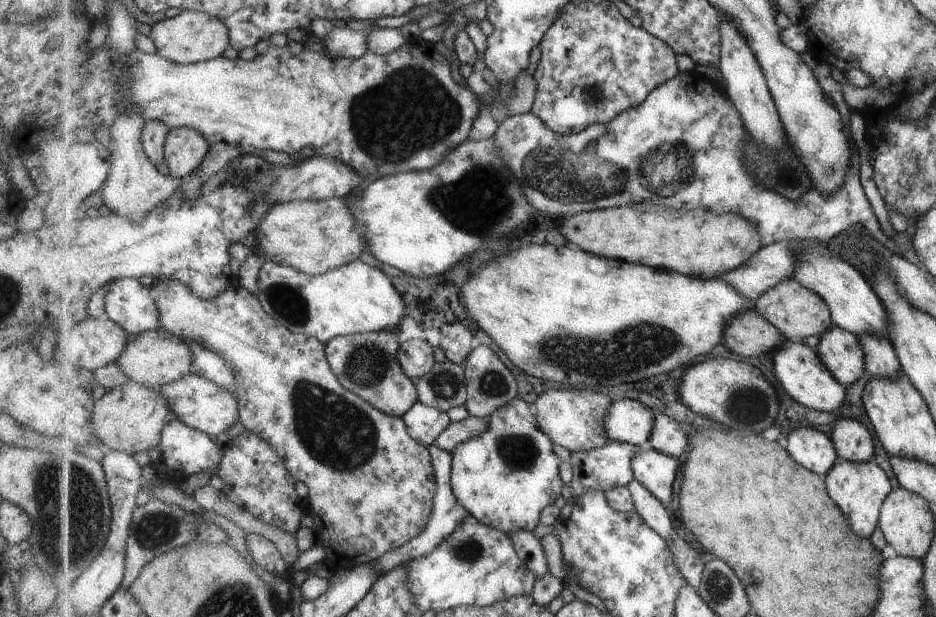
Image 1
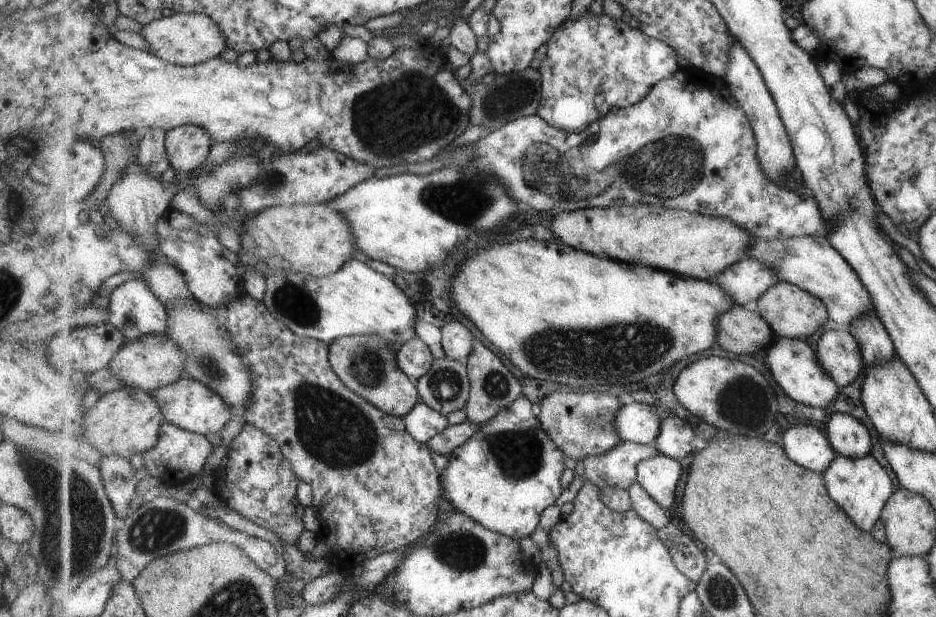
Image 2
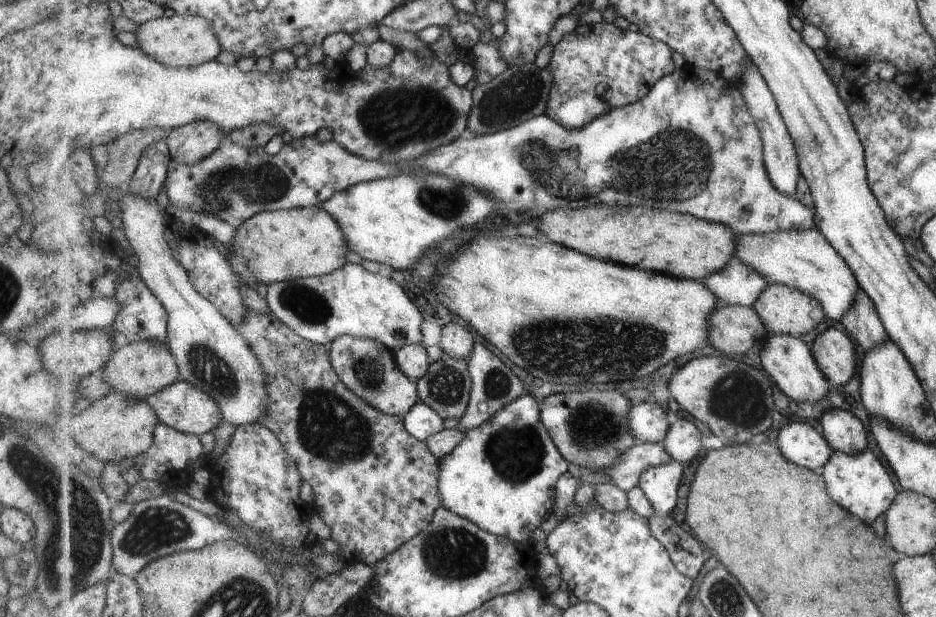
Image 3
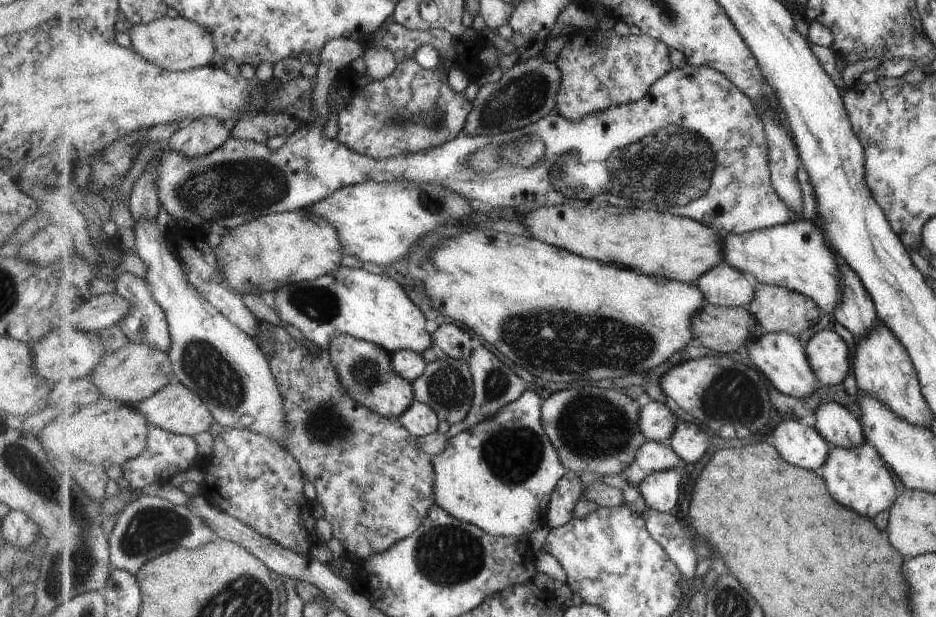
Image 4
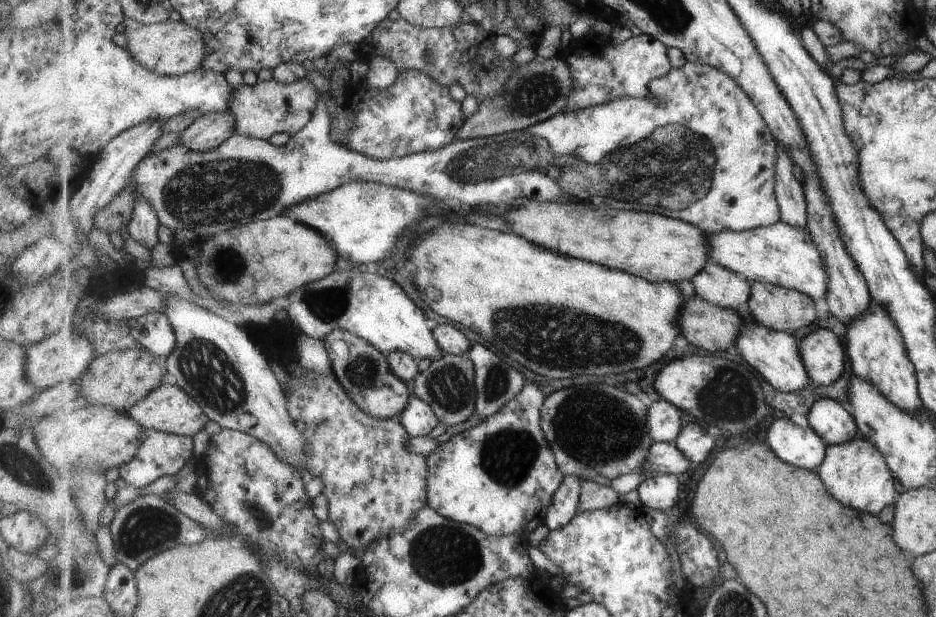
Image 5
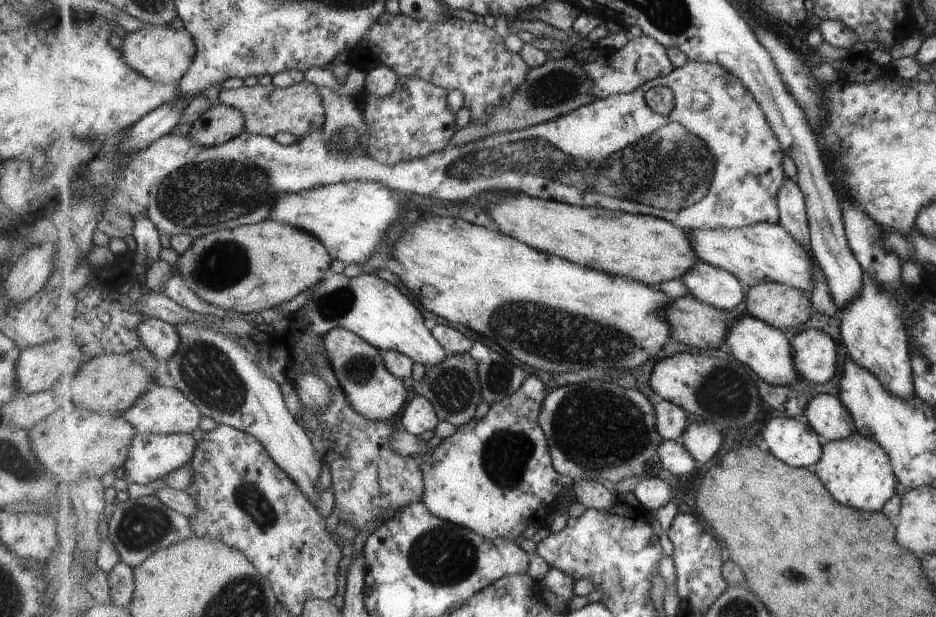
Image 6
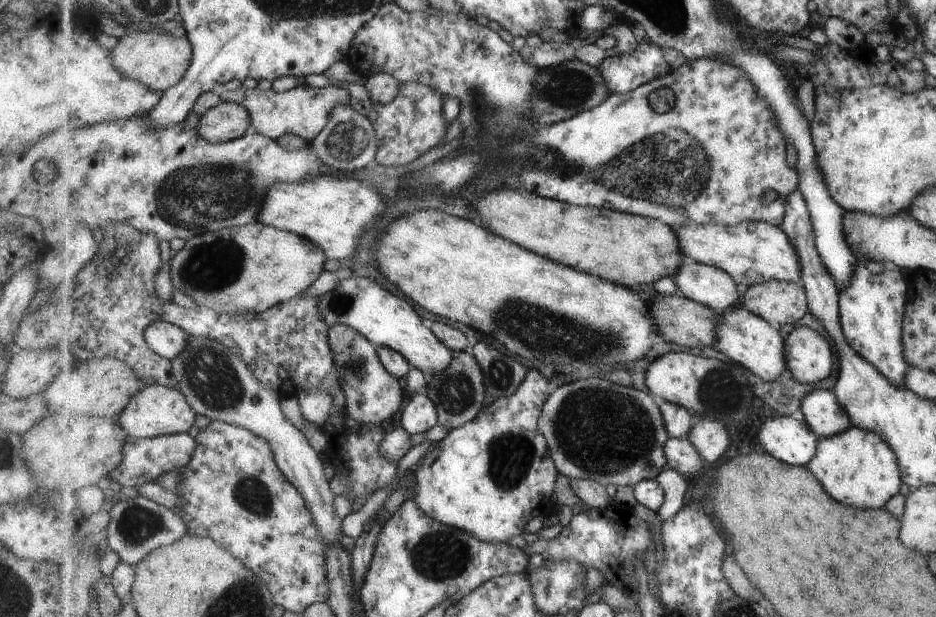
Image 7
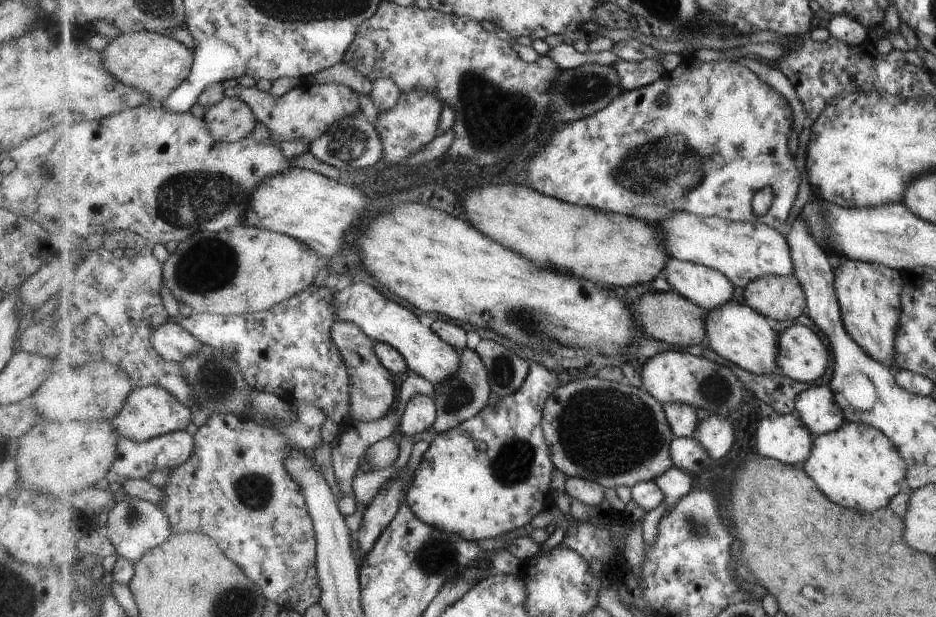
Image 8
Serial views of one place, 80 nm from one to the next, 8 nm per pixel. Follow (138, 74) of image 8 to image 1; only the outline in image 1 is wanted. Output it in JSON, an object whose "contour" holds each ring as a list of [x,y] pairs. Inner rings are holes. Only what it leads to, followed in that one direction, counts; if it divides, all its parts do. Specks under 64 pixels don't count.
{"contour":[[[183,11],[151,26],[149,38],[167,60],[188,65],[220,57],[230,45],[230,28],[220,18],[201,11]]]}

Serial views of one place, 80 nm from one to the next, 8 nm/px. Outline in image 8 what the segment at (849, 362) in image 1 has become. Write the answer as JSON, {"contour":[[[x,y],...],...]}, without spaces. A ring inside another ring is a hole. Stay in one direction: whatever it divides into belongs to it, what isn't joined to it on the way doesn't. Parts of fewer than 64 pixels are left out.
{"contour":[[[796,323],[779,336],[777,370],[781,374],[801,382],[813,382],[825,374],[829,350],[811,328]]]}

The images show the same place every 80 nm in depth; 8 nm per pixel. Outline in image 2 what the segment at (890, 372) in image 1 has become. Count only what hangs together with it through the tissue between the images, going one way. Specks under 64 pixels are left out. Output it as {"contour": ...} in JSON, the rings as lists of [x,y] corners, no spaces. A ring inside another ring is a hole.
{"contour":[[[873,311],[855,319],[849,326],[849,332],[860,341],[865,369],[893,358],[895,346]]]}

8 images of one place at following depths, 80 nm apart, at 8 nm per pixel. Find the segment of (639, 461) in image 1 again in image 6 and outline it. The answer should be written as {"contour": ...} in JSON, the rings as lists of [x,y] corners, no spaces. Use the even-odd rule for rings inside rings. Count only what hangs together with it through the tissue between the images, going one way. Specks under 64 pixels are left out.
{"contour":[[[659,476],[643,478],[633,491],[636,504],[648,512],[656,512],[667,504],[674,495],[674,488]]]}

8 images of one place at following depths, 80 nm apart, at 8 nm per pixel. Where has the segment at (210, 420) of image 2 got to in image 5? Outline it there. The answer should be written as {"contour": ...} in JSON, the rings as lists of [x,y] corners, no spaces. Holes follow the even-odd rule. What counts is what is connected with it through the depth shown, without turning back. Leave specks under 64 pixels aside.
{"contour":[[[161,384],[142,401],[132,406],[128,412],[145,429],[176,435],[195,436],[199,430],[205,428],[205,424],[210,419],[205,414],[202,404],[199,404],[185,389],[182,389],[177,384]]]}

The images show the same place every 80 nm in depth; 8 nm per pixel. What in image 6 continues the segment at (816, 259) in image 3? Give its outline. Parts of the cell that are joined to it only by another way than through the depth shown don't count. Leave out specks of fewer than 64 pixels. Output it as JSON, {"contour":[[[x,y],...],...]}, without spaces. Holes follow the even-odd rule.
{"contour":[[[758,222],[741,228],[702,228],[690,231],[690,238],[701,261],[732,272],[747,289],[766,282],[812,289],[817,260],[780,222]]]}

